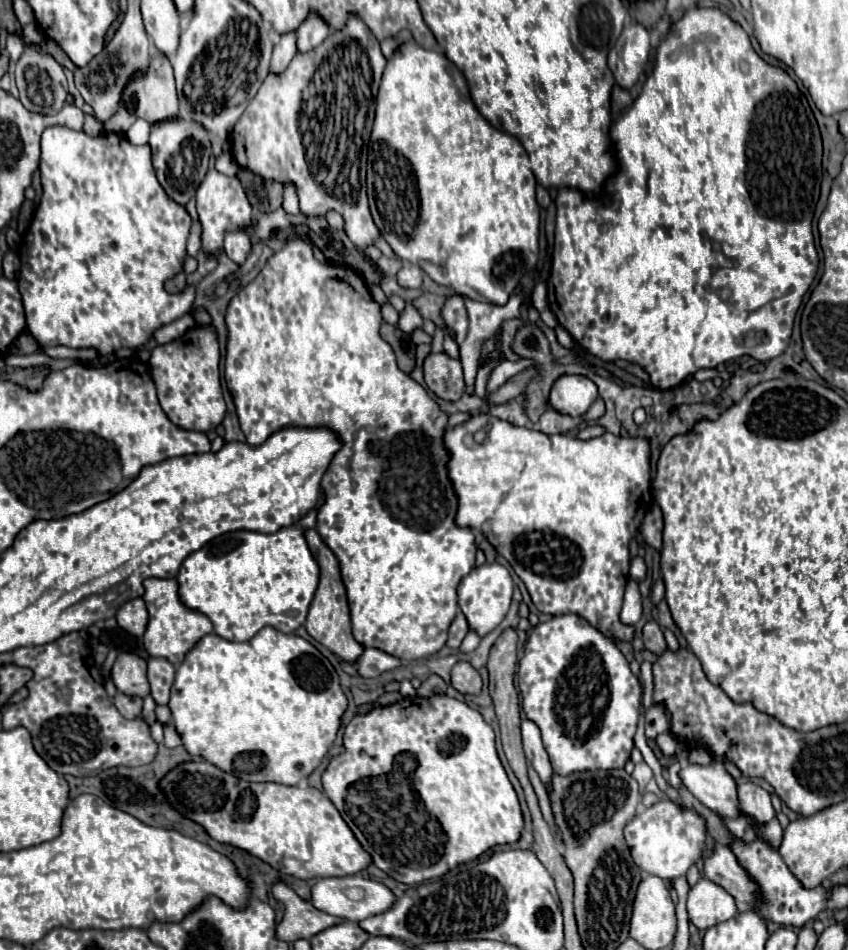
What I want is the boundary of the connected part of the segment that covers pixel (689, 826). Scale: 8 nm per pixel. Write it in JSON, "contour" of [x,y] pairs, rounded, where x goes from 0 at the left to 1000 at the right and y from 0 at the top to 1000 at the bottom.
{"contour":[[[777,843],[765,852],[758,852],[735,875],[737,887],[746,908],[763,921],[779,925],[796,925],[808,921],[810,915],[827,902],[831,892],[831,864],[815,852],[803,852],[794,843]]]}

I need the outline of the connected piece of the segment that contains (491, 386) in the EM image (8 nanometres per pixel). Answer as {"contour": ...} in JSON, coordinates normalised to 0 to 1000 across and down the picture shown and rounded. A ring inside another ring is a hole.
{"contour":[[[613,378],[611,380],[593,380],[577,397],[577,403],[574,403],[574,414],[579,412],[586,412],[600,397],[605,397],[607,393],[617,391],[627,384],[626,378]]]}

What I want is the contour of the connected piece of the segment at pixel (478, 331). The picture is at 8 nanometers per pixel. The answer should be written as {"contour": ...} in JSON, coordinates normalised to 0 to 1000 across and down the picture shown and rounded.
{"contour":[[[603,311],[596,321],[565,319],[558,315],[548,315],[548,323],[553,329],[553,351],[548,359],[544,361],[544,384],[546,384],[548,405],[553,416],[558,416],[558,407],[560,407],[567,361],[584,351],[584,346],[593,340],[593,336],[612,334],[614,317],[617,317],[614,311]]]}

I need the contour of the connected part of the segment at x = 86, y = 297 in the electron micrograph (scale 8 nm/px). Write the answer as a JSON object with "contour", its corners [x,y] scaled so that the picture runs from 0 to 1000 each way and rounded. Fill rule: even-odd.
{"contour":[[[65,132],[65,134],[55,134],[48,142],[48,195],[51,195],[51,205],[46,212],[46,218],[39,226],[39,233],[34,237],[32,249],[27,254],[27,262],[25,262],[25,281],[22,281],[22,306],[27,313],[27,321],[29,321],[29,332],[32,332],[32,348],[34,353],[48,363],[48,365],[63,365],[63,363],[79,363],[86,367],[112,367],[117,374],[131,374],[138,367],[152,365],[157,367],[157,372],[162,372],[164,365],[173,363],[173,359],[178,357],[180,348],[185,348],[188,344],[216,334],[218,329],[223,329],[228,313],[230,313],[230,304],[221,302],[216,308],[202,311],[195,306],[195,296],[204,294],[209,287],[216,285],[216,273],[221,271],[221,249],[223,249],[223,241],[225,241],[225,228],[221,224],[221,220],[206,212],[202,212],[195,203],[195,199],[190,197],[185,184],[183,184],[183,176],[178,172],[178,155],[173,153],[157,153],[152,151],[152,146],[143,140],[119,140],[114,144],[103,142],[100,138],[84,138],[79,134]]]}

